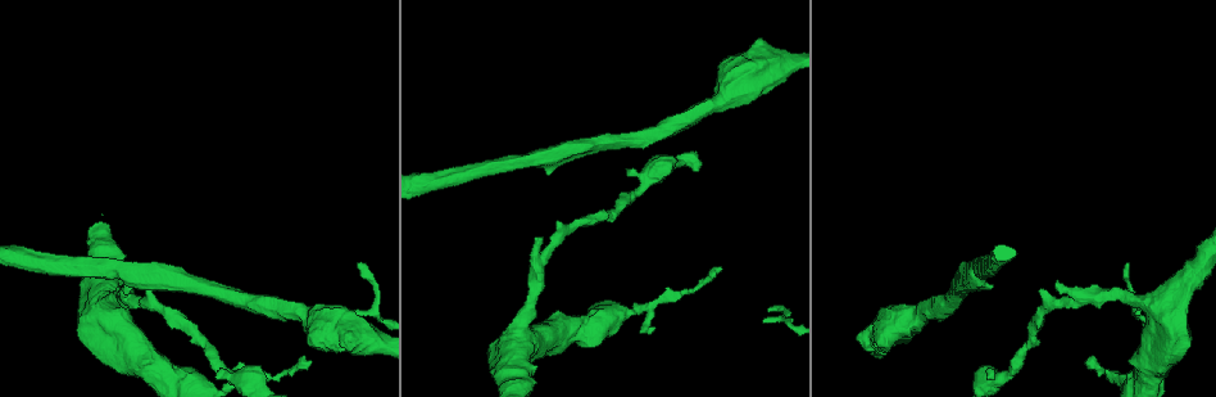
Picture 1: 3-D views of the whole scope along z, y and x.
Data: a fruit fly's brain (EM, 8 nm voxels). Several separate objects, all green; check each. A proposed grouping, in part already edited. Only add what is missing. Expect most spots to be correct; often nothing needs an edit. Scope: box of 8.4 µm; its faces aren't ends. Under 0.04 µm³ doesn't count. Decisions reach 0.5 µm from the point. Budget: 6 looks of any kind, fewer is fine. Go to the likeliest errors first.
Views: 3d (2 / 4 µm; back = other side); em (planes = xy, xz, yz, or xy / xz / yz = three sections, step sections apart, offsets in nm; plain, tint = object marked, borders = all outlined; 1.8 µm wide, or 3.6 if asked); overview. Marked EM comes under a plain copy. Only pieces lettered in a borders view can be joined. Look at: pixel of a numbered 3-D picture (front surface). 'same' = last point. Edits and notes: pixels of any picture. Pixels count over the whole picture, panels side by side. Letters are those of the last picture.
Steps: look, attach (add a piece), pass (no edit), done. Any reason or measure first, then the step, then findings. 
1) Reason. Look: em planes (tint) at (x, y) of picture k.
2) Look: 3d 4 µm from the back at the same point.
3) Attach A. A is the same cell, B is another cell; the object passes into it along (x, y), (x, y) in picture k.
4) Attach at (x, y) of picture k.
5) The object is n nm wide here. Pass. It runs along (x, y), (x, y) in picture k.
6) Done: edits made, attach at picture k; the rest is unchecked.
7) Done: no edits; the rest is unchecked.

Branch stops here. Look: em planes (tint) at (652, 326) of picture 1.

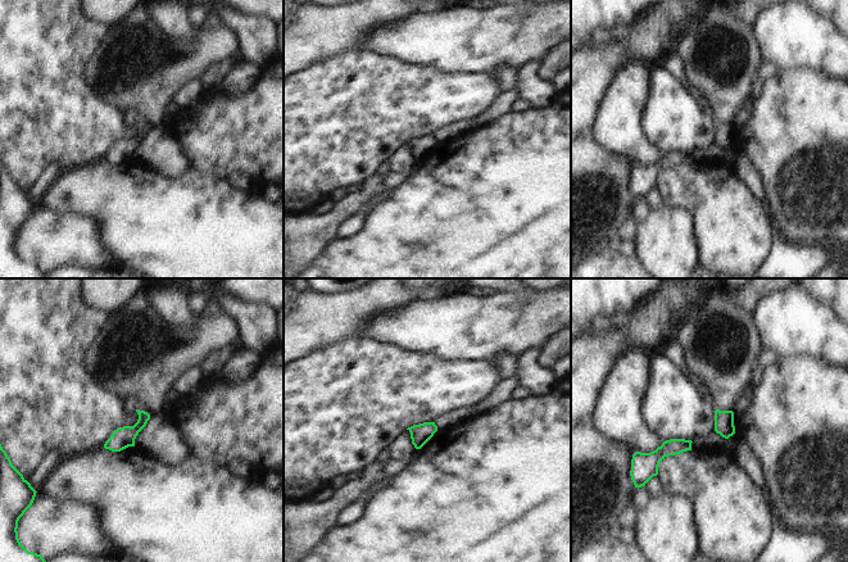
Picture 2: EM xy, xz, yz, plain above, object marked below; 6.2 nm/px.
What lies round it. Look: em planes (borders) at the same point.

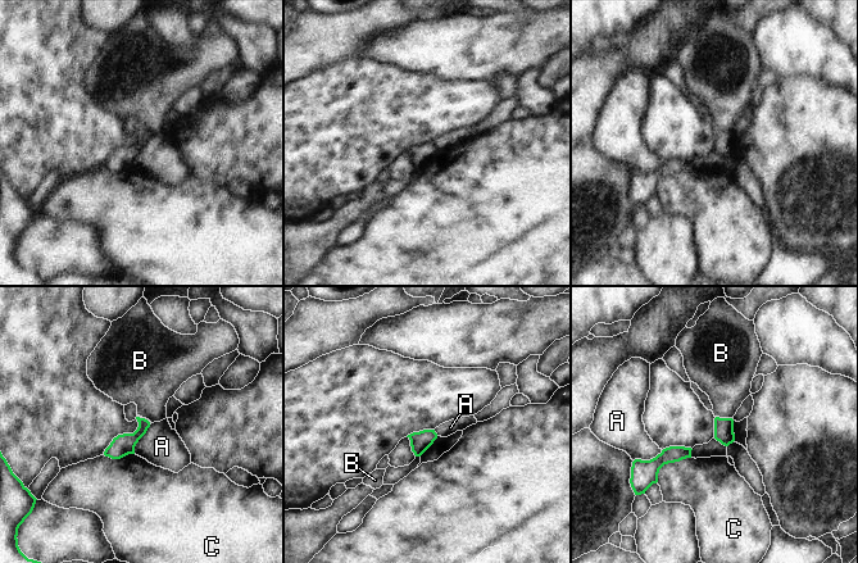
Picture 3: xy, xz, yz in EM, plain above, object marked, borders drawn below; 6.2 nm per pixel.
Pass. A, B and C are other cells; a border runs along (662, 450), (649, 459), (634, 461) in picture 3; none of them fits.

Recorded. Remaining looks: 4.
Look: 3d 4 µm at (717, 267) of picture 1.

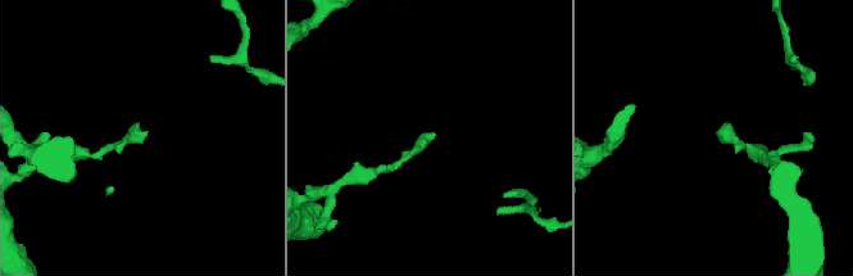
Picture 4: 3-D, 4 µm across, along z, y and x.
Look: em 3.6 µm yz step 8 (tint) at (435, 135) of picture 4.

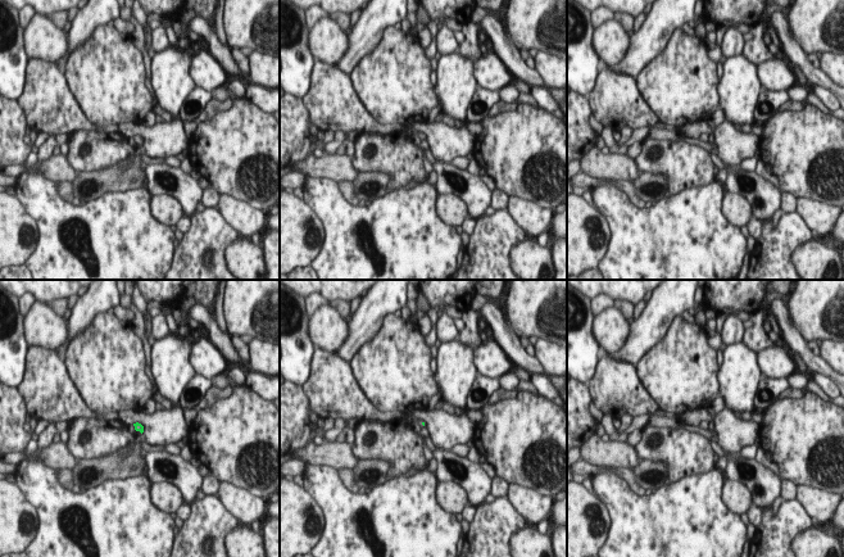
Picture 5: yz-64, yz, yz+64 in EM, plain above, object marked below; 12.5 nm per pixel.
Another direction. Look: em 3.6 µm planes (borders) at the same point.

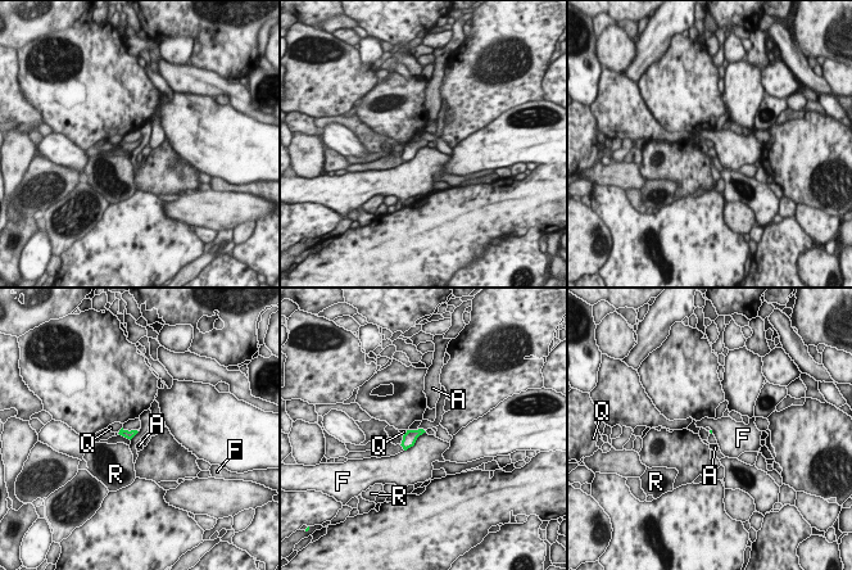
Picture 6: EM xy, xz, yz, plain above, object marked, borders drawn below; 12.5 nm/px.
Pass. A, F, Q and R are other cells; a border runs along (425, 431), (404, 451) in picture 6; none of them fits.

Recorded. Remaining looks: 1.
Done: no edits; the rest is unchecked.

